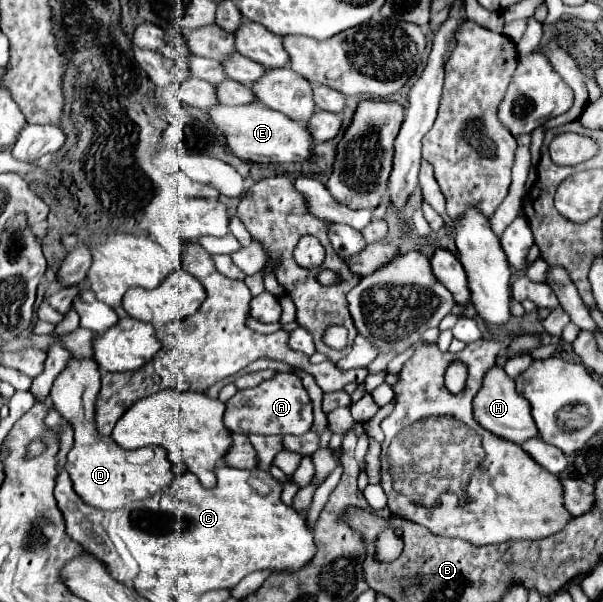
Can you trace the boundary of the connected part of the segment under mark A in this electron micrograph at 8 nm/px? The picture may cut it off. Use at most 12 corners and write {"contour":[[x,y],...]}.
{"contour":[[293,373],[237,391],[223,415],[243,435],[303,435],[313,403]]}

